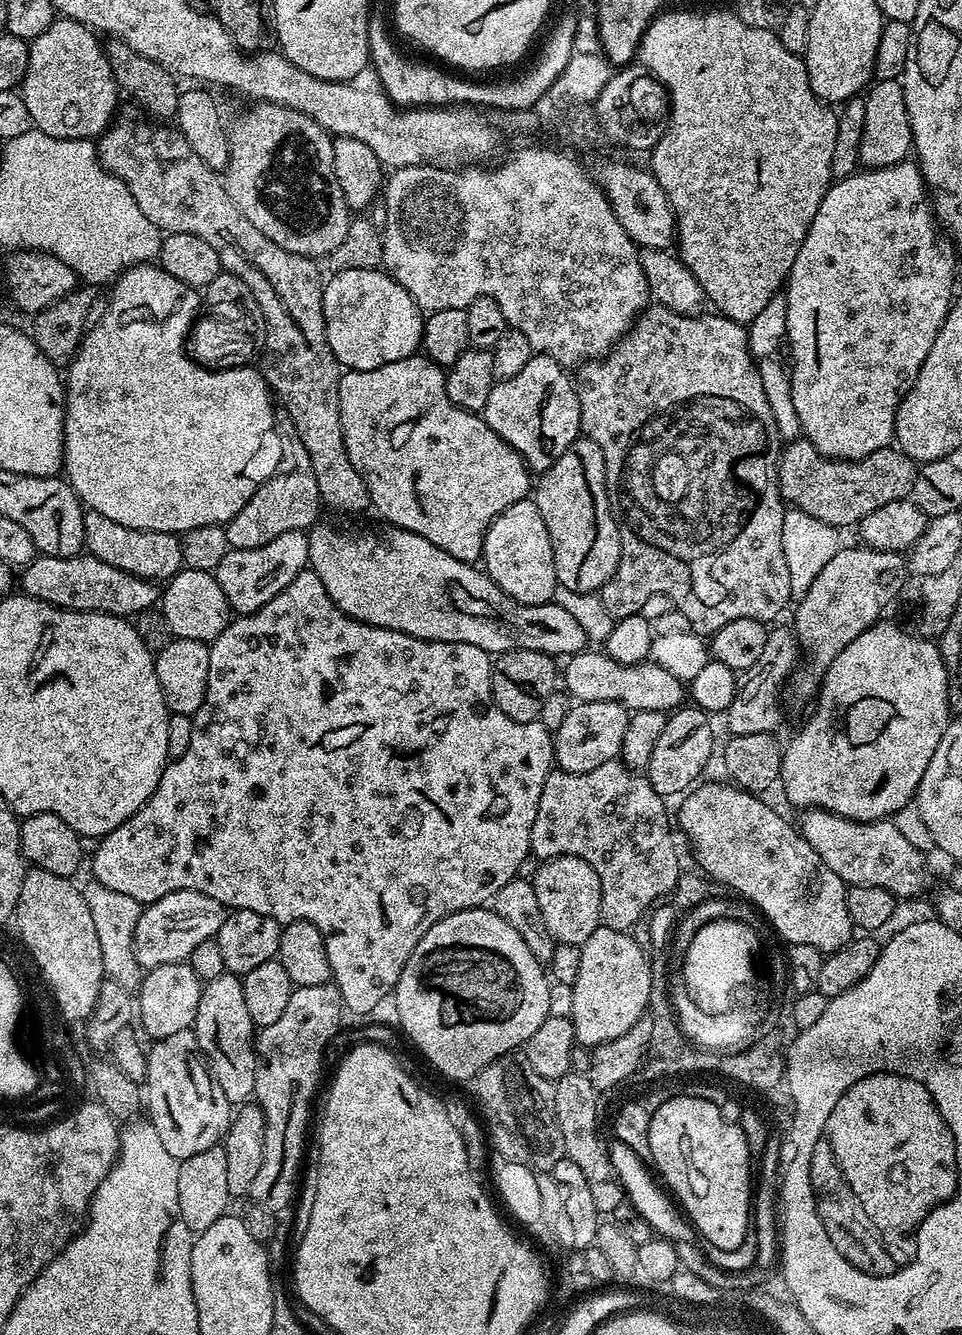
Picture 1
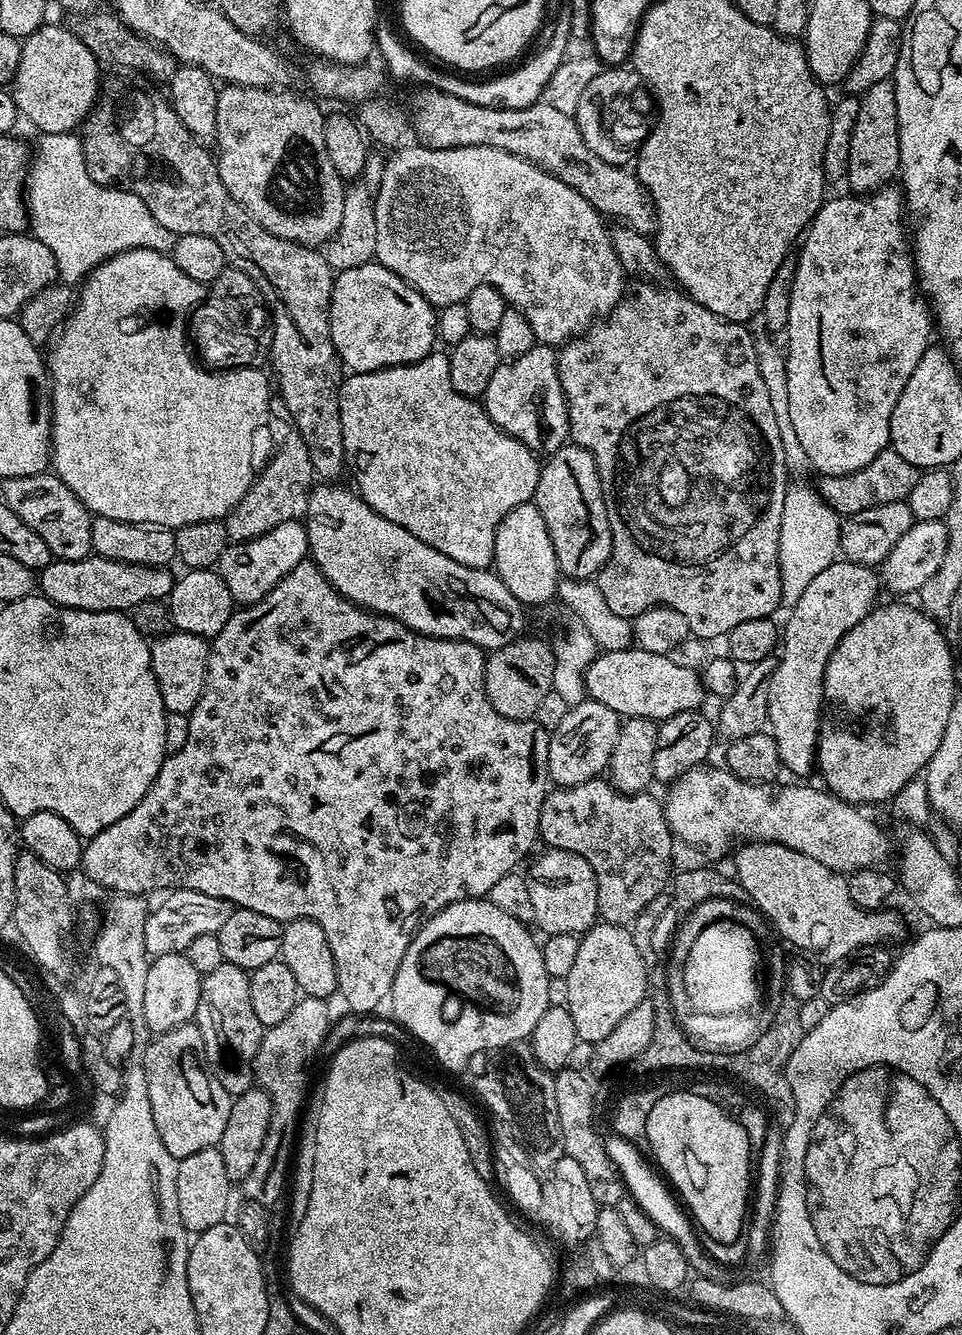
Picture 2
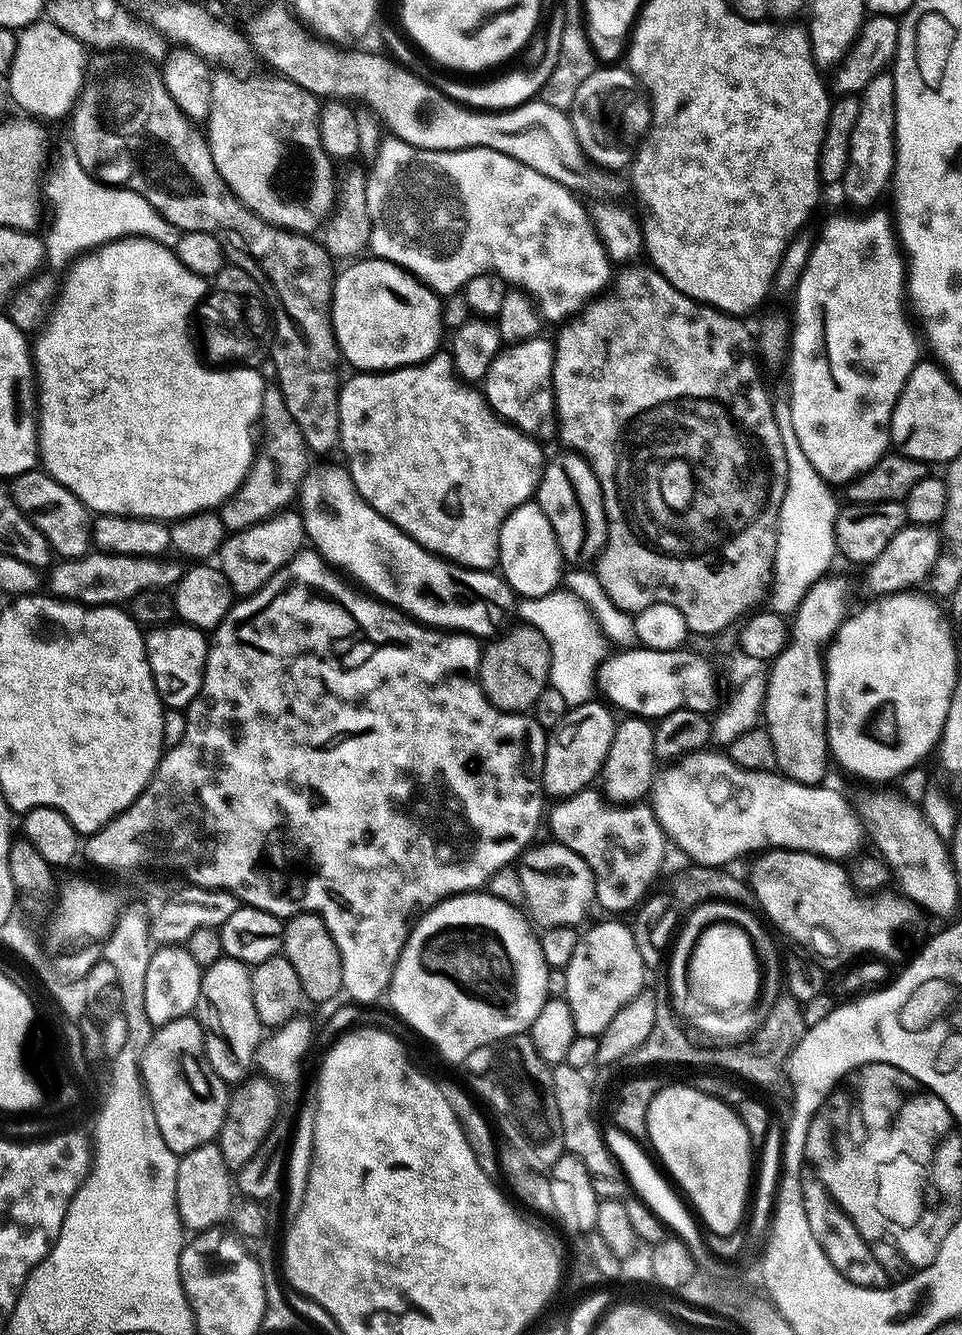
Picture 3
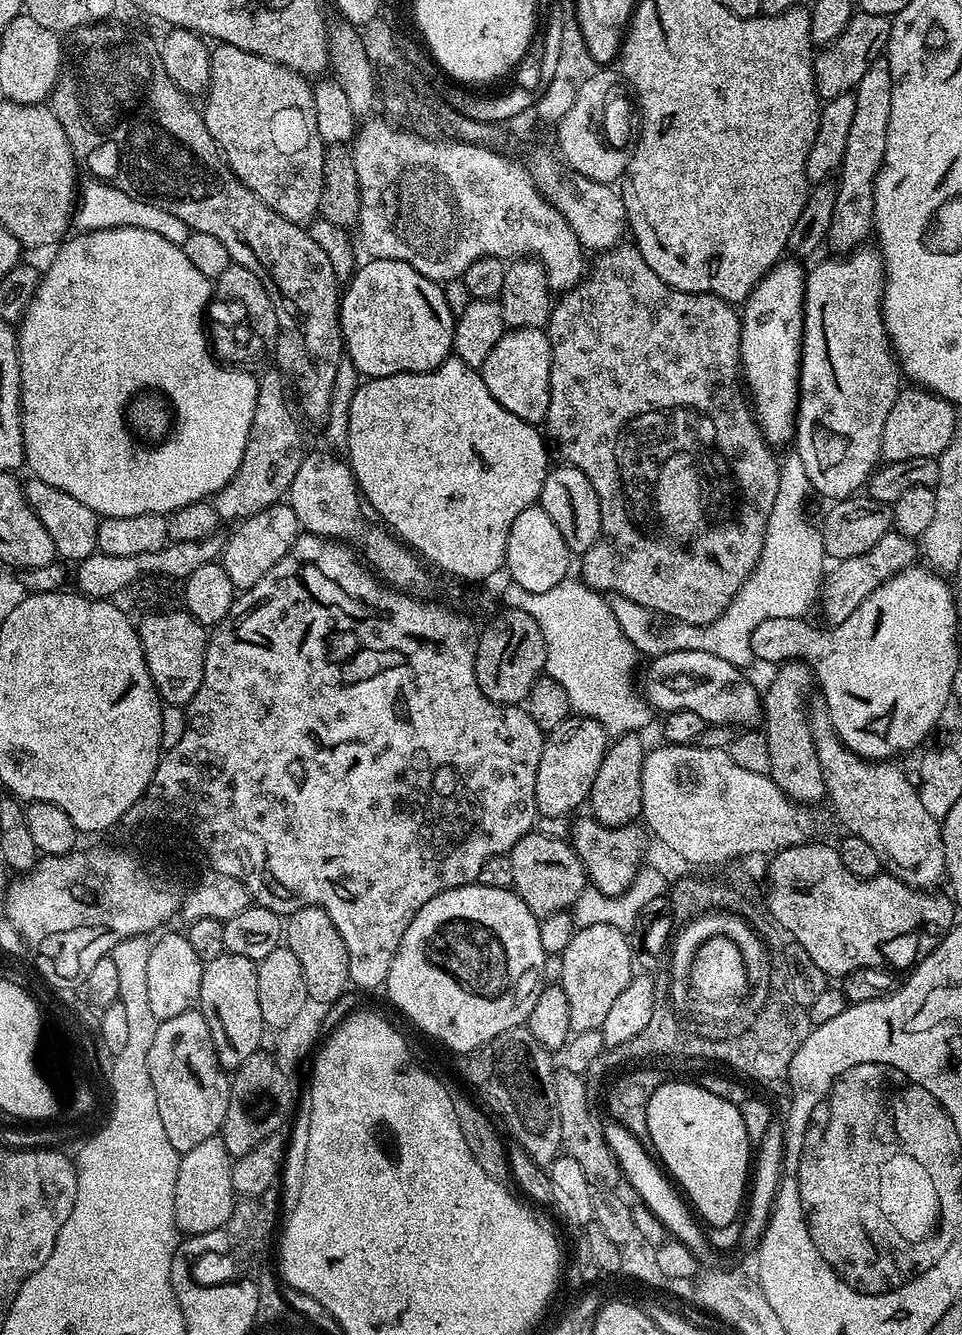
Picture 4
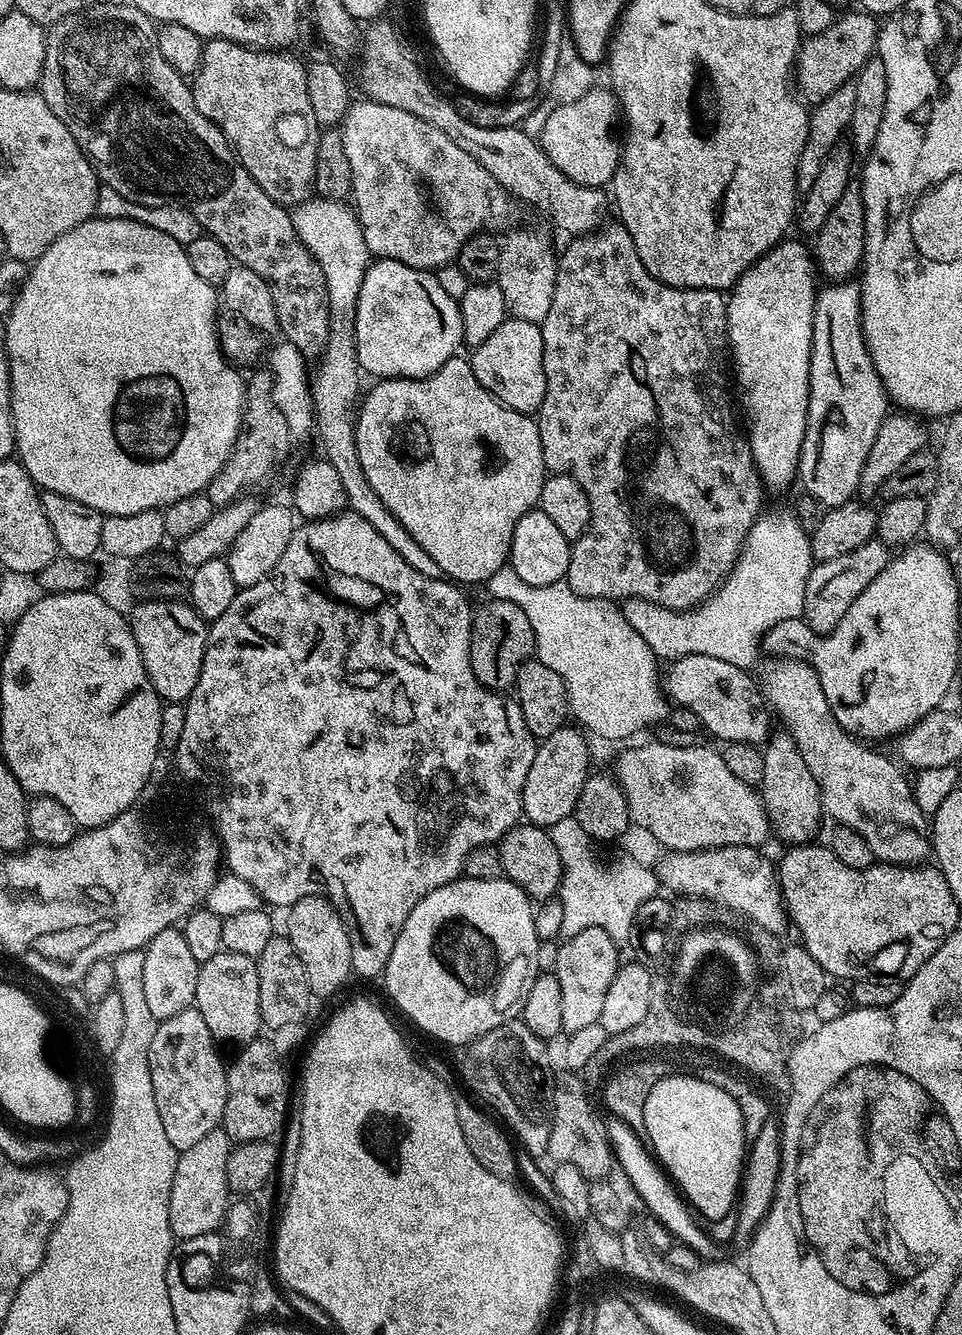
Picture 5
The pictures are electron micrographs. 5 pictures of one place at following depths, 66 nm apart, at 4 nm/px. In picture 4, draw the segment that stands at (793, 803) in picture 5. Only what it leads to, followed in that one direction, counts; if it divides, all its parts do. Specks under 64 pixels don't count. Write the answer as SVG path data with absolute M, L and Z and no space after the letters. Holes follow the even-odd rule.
M789 660L775 669L776 677L768 684L768 689L762 692L762 731L766 742L770 746L770 770L768 775L772 781L797 804L813 806L819 800L825 799L824 779L818 766L816 740L812 737L810 723L810 702L807 694L814 688L812 669L799 660Z

